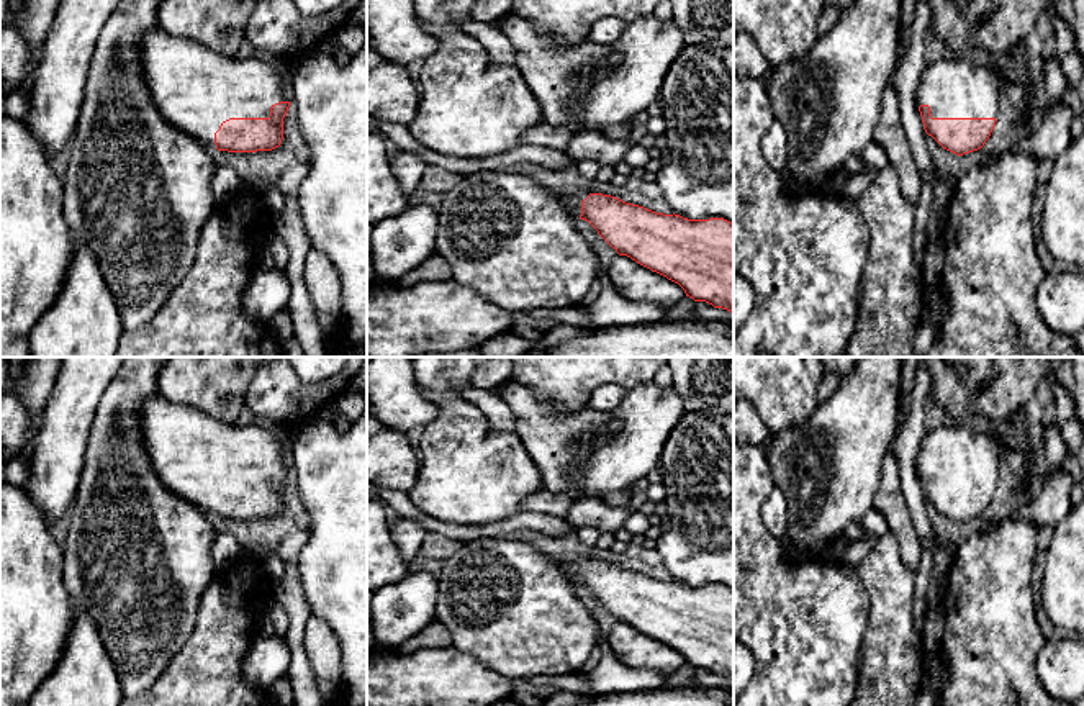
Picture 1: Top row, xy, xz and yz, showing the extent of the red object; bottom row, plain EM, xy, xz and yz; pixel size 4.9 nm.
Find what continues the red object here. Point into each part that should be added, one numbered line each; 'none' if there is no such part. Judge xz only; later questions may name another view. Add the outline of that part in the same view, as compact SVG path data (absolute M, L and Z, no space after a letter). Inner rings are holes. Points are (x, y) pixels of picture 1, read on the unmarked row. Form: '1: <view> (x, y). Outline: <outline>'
1: xz (573, 570). Outline: M580 559L573 563L568 563L565 560L557 560L563 572L571 578L575 586L580 586L581 582L581 568L589 562L589 559Z

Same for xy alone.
1: xy (194, 456). Outline: M160 395L144 398L139 411L142 446L152 470L164 487L215 516L215 500L229 485L269 485L270 473L290 468L288 431L221 423L190 406L175 405Z

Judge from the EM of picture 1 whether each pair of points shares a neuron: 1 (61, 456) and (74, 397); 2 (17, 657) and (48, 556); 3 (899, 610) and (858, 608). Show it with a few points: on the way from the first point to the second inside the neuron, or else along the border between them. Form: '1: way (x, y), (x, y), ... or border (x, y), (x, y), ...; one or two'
1: way (61, 441), (69, 411); one
2: way (17, 633), (17, 587), (23, 580); one
3: border (855, 572), (870, 601), (870, 618), (862, 646); two

